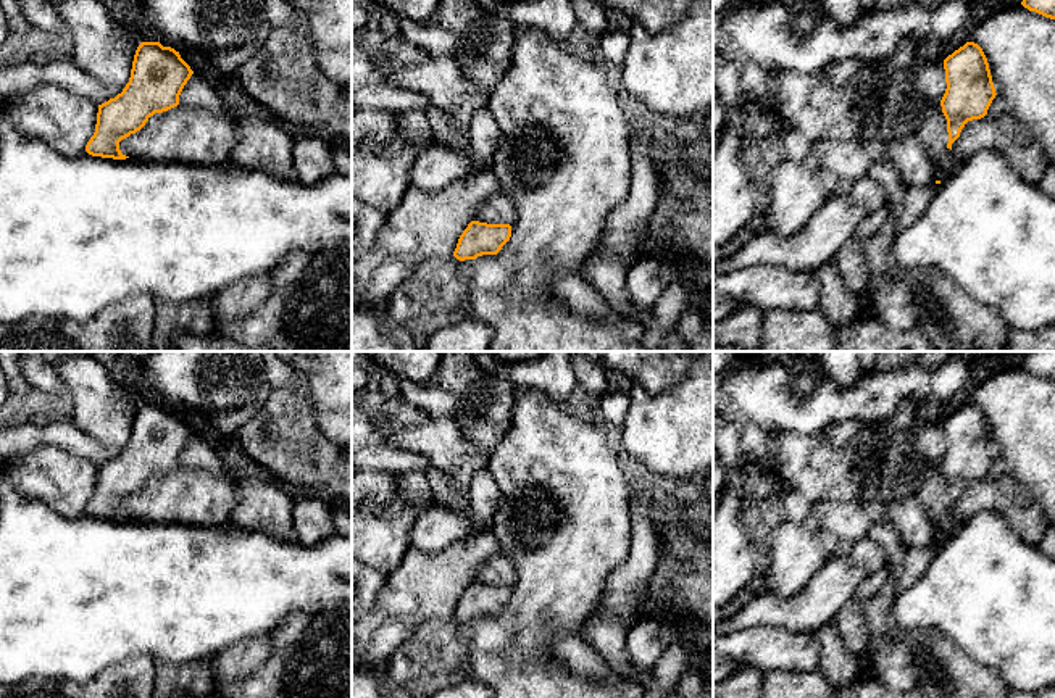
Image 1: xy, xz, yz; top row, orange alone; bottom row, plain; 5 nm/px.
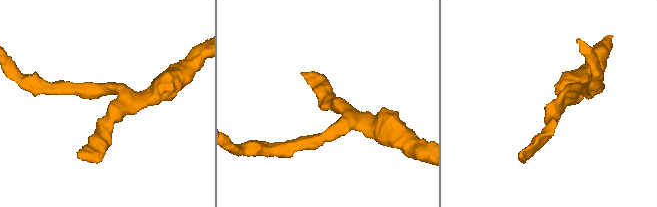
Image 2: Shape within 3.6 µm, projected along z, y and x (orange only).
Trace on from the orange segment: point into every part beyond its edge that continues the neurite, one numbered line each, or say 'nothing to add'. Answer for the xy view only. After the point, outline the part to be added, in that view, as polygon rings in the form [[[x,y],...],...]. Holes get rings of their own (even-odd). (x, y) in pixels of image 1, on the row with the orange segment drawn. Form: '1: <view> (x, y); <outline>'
nothing to add

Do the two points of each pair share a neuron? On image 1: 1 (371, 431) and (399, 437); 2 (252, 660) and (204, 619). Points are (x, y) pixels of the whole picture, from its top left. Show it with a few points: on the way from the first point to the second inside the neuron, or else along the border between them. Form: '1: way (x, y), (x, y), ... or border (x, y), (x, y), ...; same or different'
1: border (425, 419), (399, 427), (391, 436), (389, 444); different
2: border (271, 635), (237, 642), (225, 648), (212, 661); different

